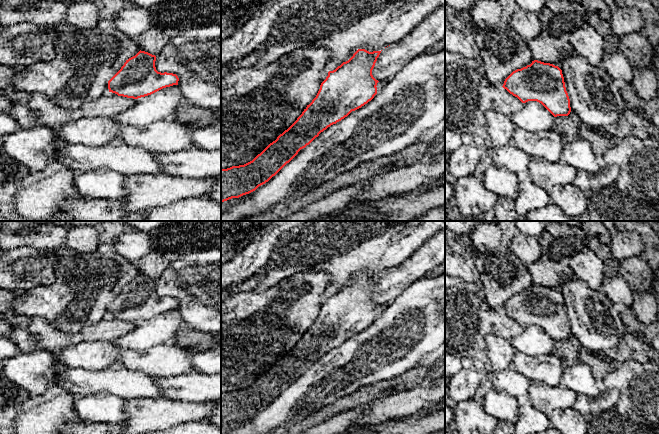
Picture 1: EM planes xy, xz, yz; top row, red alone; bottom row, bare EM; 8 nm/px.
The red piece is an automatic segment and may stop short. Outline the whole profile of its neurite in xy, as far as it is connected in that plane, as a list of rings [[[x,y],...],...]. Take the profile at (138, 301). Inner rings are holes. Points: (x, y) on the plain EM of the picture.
[[[140,274],[135,280],[126,284],[121,293],[108,305],[109,316],[138,323],[163,312],[178,309],[178,300],[158,296],[155,285],[155,279]]]

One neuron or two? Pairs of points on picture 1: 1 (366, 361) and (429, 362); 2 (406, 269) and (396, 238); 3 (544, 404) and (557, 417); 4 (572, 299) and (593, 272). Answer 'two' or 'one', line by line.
1: two
2: two
3: two
4: two

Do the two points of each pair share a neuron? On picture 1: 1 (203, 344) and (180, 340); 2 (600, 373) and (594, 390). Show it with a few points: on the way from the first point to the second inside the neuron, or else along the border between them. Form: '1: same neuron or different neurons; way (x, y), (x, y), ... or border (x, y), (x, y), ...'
1: same neuron; way (197, 341), (186, 340)
2: different neurons; border (582, 362), (590, 368), (598, 381)

